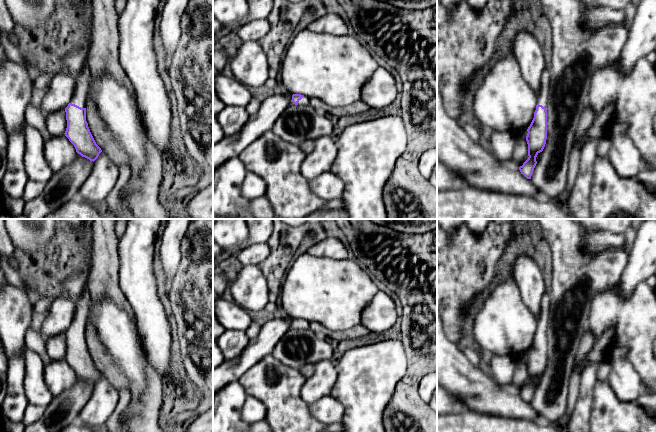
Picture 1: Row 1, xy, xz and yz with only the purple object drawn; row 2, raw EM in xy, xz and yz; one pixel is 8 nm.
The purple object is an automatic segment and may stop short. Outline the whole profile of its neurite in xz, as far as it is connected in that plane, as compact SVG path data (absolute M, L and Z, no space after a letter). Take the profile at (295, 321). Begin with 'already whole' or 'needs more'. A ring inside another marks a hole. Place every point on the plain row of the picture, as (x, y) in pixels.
needs more | M293 318L291 328L295 329L309 329L310 323L307 320L301 318Z

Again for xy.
needs more | M87 283L82 295L75 303L75 314L70 327L65 332L67 352L65 360L82 381L95 385L102 376L96 368L86 345L86 327L91 293Z

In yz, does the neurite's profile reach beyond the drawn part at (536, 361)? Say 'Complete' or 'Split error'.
Split error

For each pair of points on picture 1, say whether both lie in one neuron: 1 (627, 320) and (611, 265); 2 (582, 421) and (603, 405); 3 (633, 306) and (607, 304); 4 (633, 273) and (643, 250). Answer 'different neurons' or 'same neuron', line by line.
1: different neurons
2: different neurons
3: same neuron
4: same neuron

